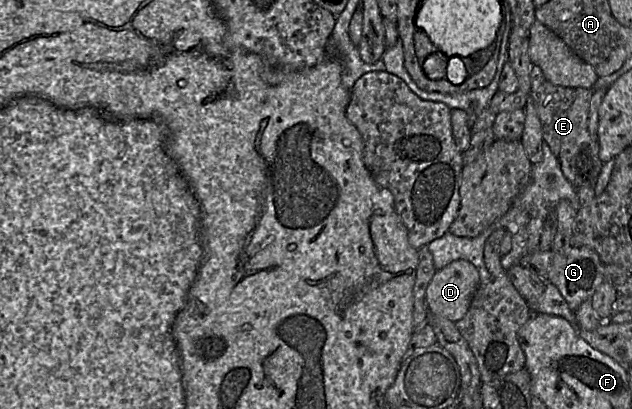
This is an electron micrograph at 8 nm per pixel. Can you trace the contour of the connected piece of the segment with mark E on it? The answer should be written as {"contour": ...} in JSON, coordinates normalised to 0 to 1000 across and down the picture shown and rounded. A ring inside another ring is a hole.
{"contour":[[[843,159],[840,171],[839,242],[848,267],[858,306],[859,345],[867,352],[877,381],[883,389],[892,433],[910,457],[940,455],[954,396],[948,386],[945,342],[937,342],[930,318],[930,281],[937,218],[921,213],[889,213],[870,203],[858,171]]]}

